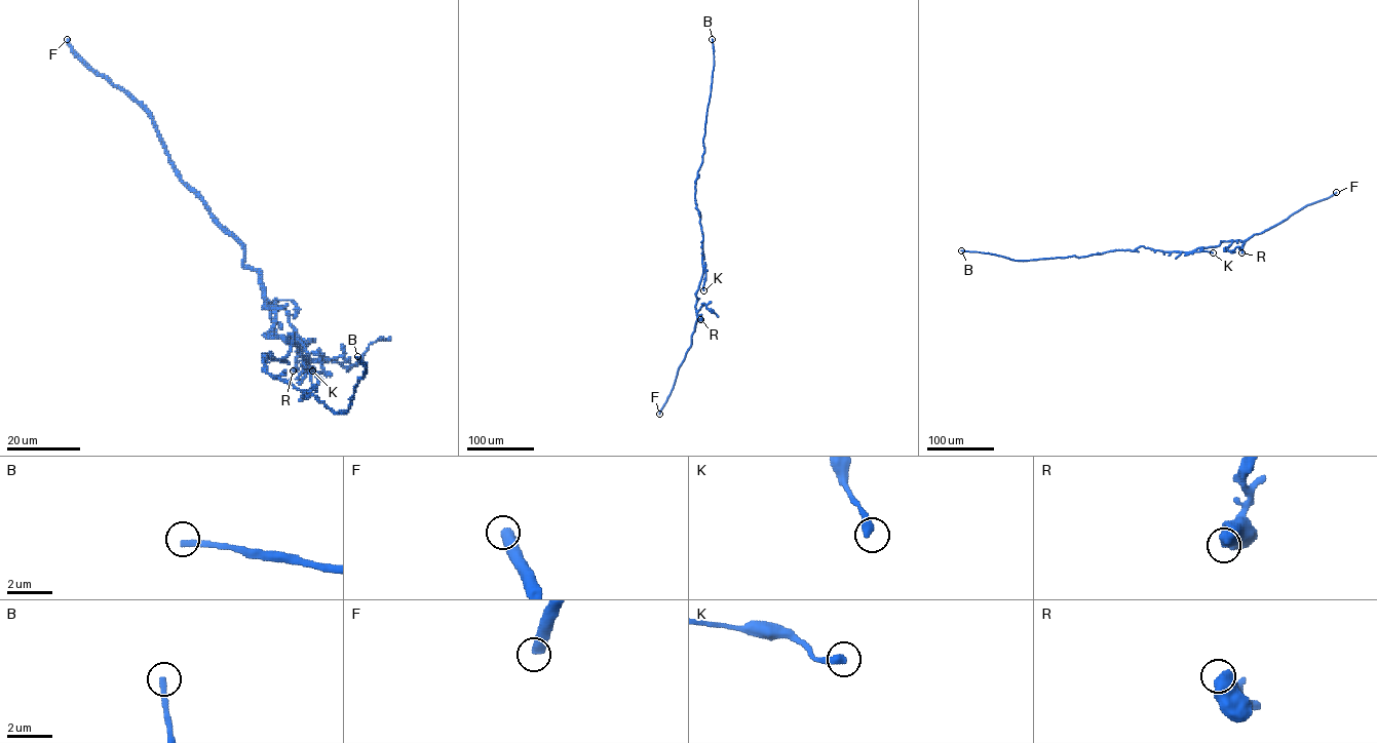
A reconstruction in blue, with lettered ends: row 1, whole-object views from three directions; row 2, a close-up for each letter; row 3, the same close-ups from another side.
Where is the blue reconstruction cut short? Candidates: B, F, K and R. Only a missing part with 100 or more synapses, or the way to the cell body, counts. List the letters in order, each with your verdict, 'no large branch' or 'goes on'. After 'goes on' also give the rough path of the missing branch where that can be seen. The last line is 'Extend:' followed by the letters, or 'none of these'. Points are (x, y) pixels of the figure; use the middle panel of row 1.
B: goes on
F: no large branch
K: no large branch
R: no large branch
Extend: B

